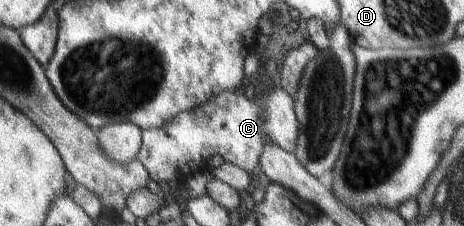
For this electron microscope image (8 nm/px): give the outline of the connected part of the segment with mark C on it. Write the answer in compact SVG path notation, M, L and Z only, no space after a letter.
M272 86L264 97L256 95L254 99L236 91L224 91L215 94L214 100L206 104L178 113L162 127L142 130L136 160L142 163L154 181L165 184L177 177L197 174L199 169L205 168L211 156L216 155L251 174L261 160L266 141L272 141L284 151L294 154L299 130L294 100L282 87Z

